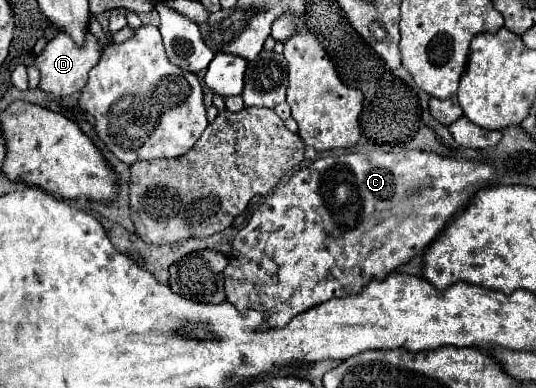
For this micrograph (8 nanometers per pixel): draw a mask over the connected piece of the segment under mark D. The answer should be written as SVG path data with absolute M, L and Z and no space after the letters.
M58 32L48 44L46 48L34 58L34 66L38 66L40 70L40 84L38 88L46 94L52 94L56 98L62 98L62 96L70 96L70 94L76 94L80 92L84 86L86 86L86 80L88 80L88 72L96 66L98 58L100 58L100 52L102 52L102 46L98 44L96 36L88 34L86 36L86 42L84 46L76 46L74 40L64 34L64 32Z

